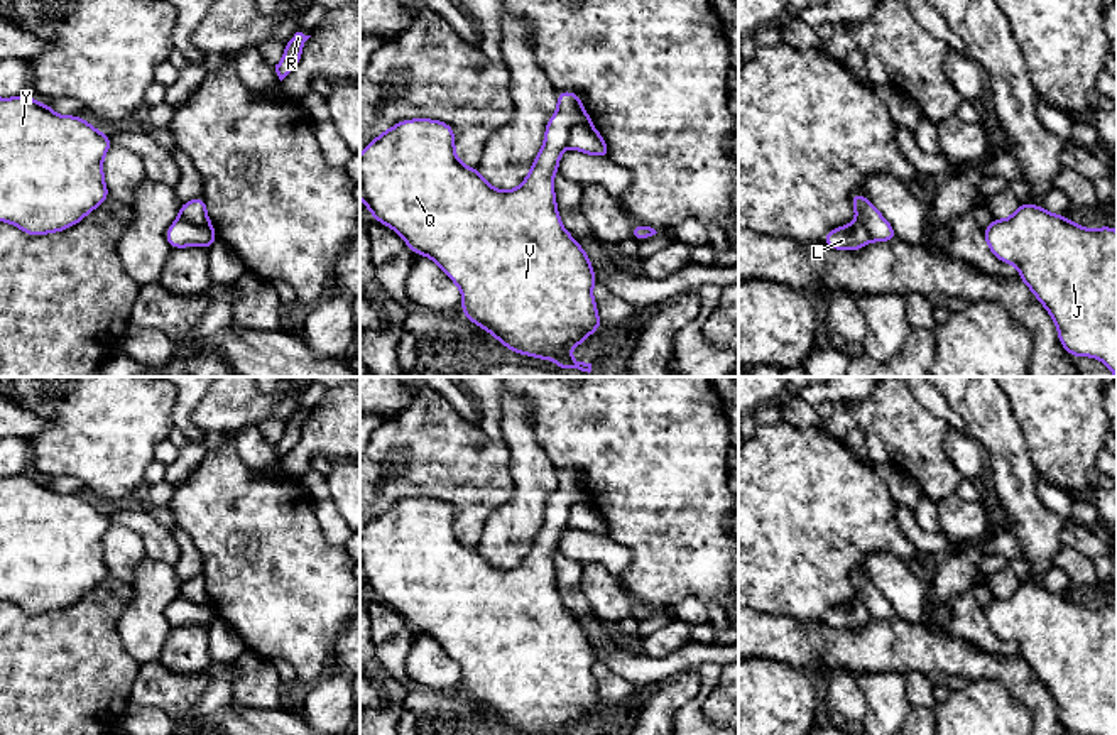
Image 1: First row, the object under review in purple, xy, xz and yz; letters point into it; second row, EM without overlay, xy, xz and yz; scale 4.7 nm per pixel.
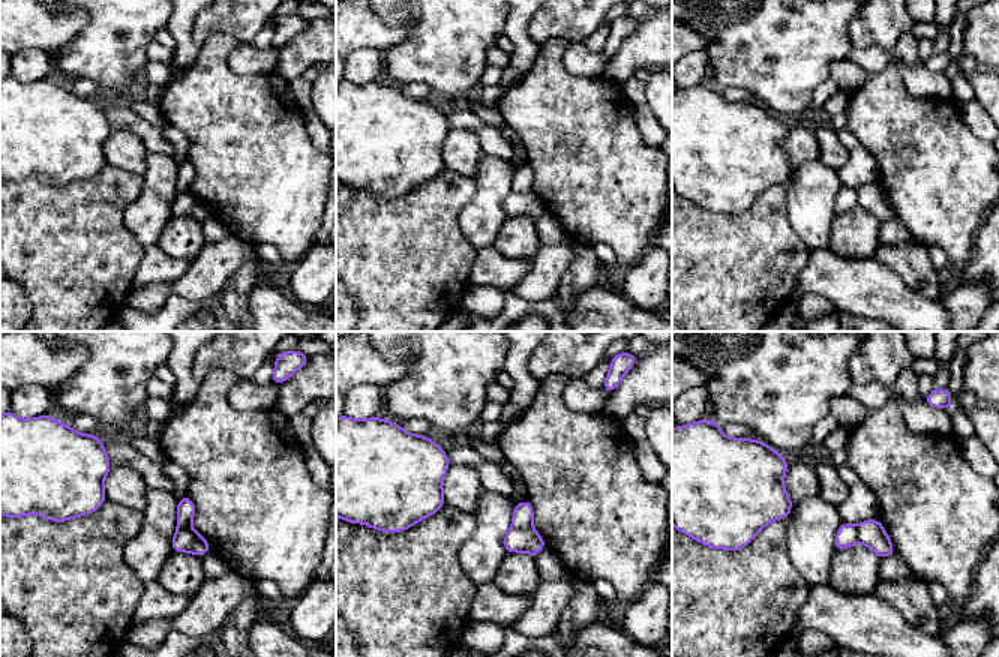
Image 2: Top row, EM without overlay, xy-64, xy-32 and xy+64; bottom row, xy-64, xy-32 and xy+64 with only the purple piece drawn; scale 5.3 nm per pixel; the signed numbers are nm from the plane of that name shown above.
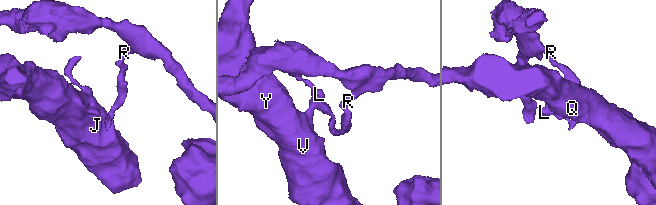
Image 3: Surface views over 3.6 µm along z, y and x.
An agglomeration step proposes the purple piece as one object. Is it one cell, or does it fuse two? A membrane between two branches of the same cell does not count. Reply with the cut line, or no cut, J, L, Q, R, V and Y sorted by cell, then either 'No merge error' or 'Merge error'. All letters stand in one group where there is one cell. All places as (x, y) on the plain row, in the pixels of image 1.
Split along xz (590, 502), (577, 502), (570, 509), (566, 524). Groups: J L Q V Y / R. Merge error

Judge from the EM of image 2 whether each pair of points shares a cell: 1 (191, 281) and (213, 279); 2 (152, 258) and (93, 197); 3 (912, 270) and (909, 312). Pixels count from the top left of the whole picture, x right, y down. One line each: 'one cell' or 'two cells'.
1: one cell
2: two cells
3: two cells

